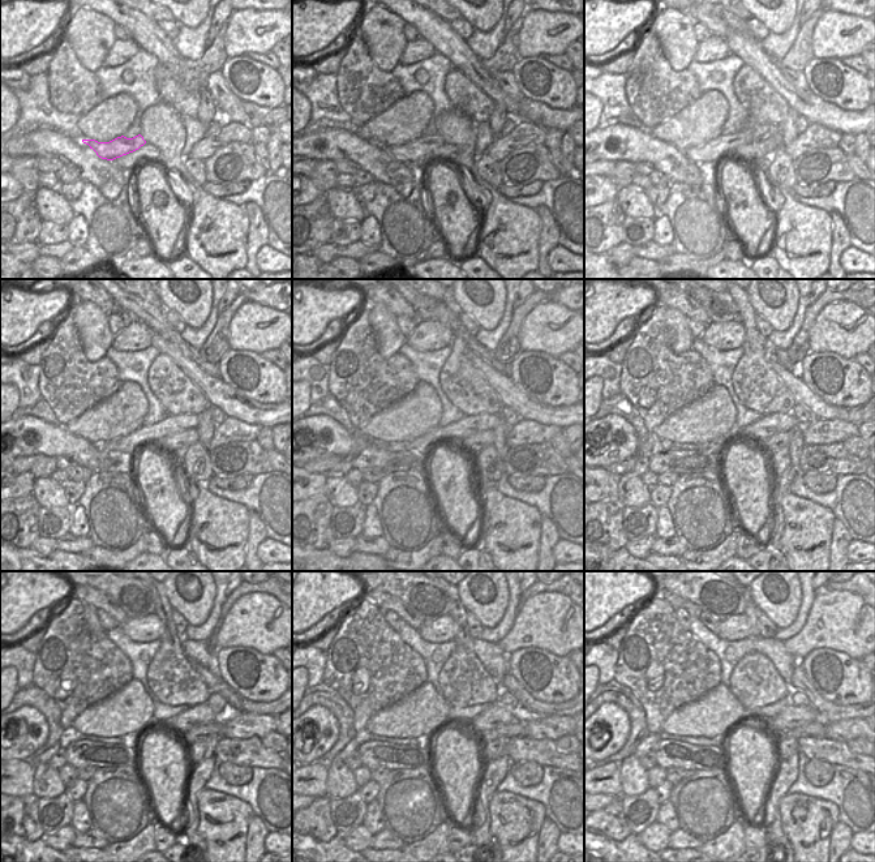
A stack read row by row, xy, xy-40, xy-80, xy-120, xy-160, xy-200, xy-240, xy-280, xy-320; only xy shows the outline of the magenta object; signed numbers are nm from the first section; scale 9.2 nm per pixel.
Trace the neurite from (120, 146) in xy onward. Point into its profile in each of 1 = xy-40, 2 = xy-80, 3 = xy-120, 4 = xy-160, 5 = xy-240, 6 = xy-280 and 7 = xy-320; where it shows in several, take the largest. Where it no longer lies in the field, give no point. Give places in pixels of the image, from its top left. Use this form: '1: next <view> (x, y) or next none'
1: next xy-40 (411, 151)
2: next xy-80 (713, 150)
3: next xy-120 (172, 424)
4: next xy-160 (468, 425)
5: next xy-240 (200, 715)
6: next xy-280 (496, 715)
7: next xy-320 (792, 716)

